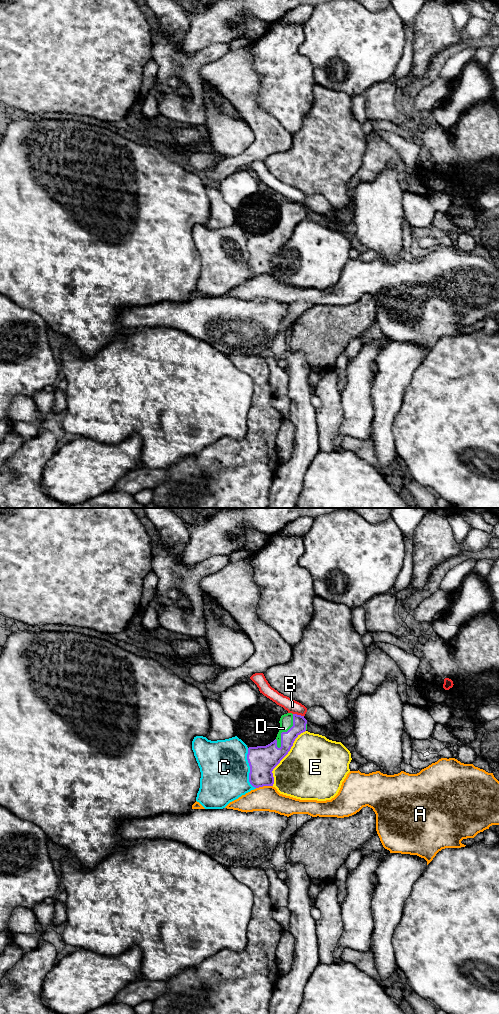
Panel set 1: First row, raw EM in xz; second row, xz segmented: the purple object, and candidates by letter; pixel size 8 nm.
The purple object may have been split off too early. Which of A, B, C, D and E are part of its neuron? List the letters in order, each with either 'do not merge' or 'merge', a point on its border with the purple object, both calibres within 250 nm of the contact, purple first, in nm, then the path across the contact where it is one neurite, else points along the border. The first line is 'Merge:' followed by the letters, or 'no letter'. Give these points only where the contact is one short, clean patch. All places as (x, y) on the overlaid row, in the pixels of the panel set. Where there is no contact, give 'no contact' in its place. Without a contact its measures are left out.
Merge: D
A: do not merge | xz (264, 785) | 220/200 nm
B: do not merge | xz (298, 715) | 110/110 nm | along xz (293, 713), (303, 716)
C: do not merge | xz (250, 768) | 220/380 nm
D: merge | xz (284, 732) | 190/110 nm
E: do not merge | xz (284, 756) | 220/480 nm

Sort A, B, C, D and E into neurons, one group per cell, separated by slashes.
A / B / C / D / E

